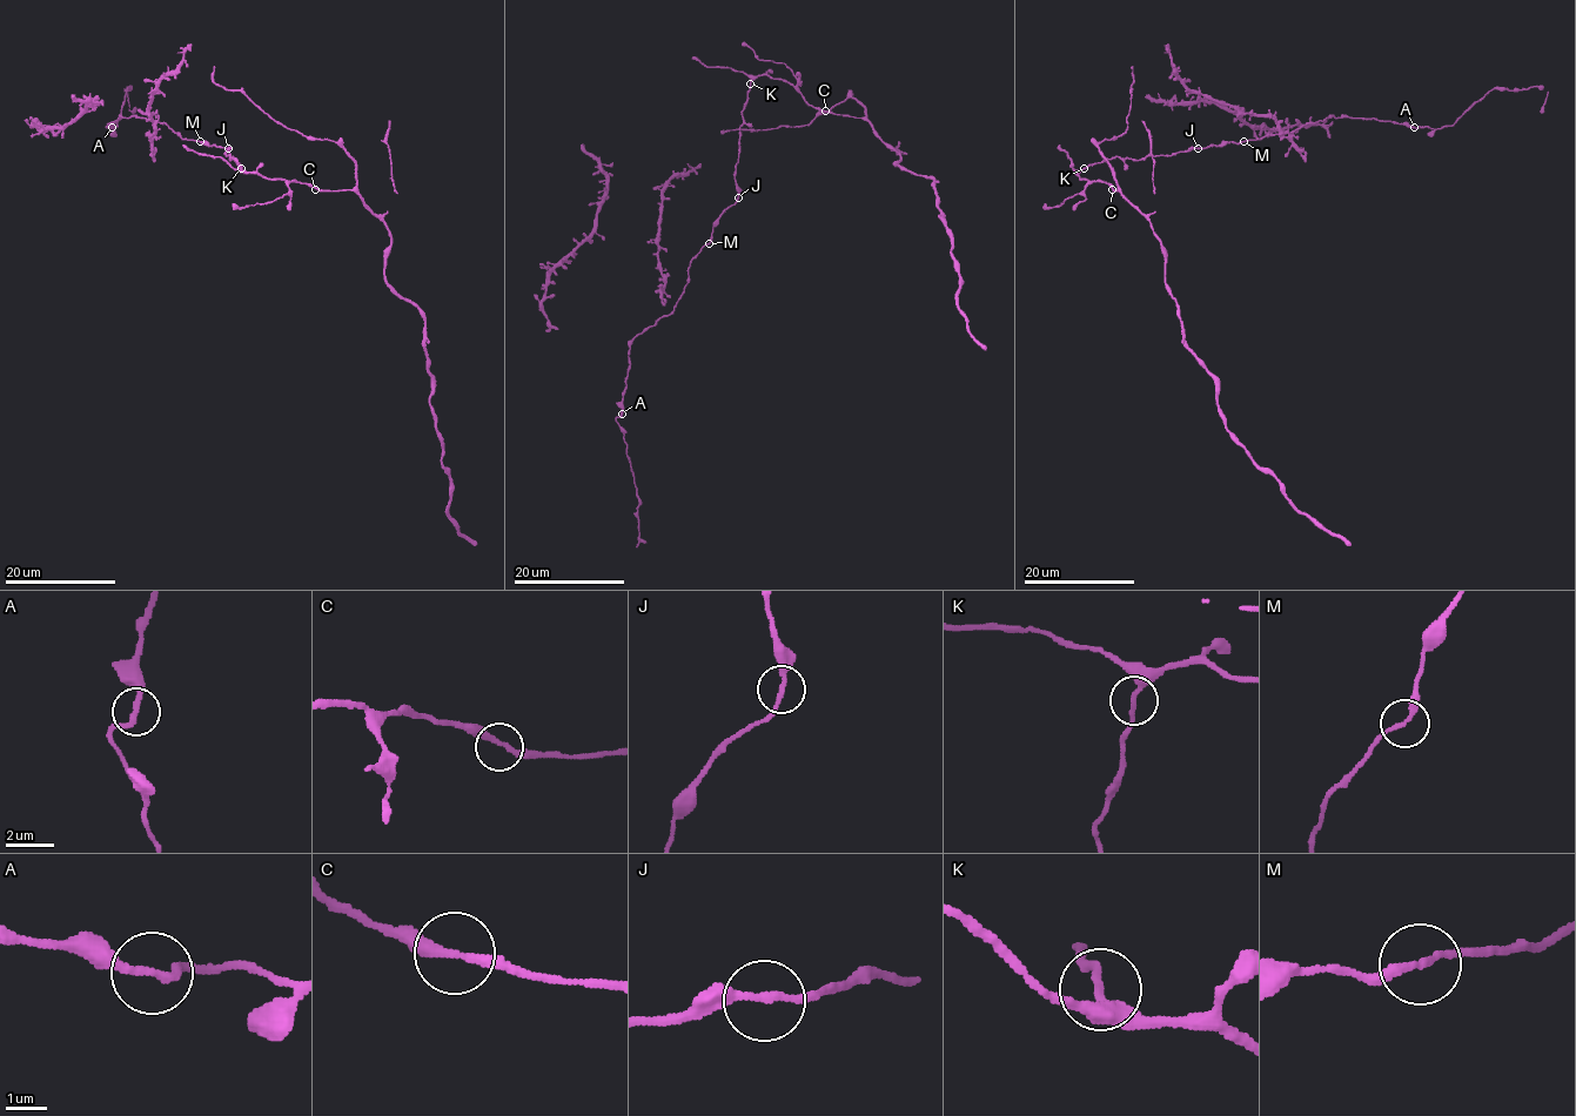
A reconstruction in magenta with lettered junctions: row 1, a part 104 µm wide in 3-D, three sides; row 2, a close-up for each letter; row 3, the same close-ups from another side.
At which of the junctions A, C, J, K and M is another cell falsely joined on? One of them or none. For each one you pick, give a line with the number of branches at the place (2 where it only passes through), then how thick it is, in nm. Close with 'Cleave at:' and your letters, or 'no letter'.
Cleave at: no letter

